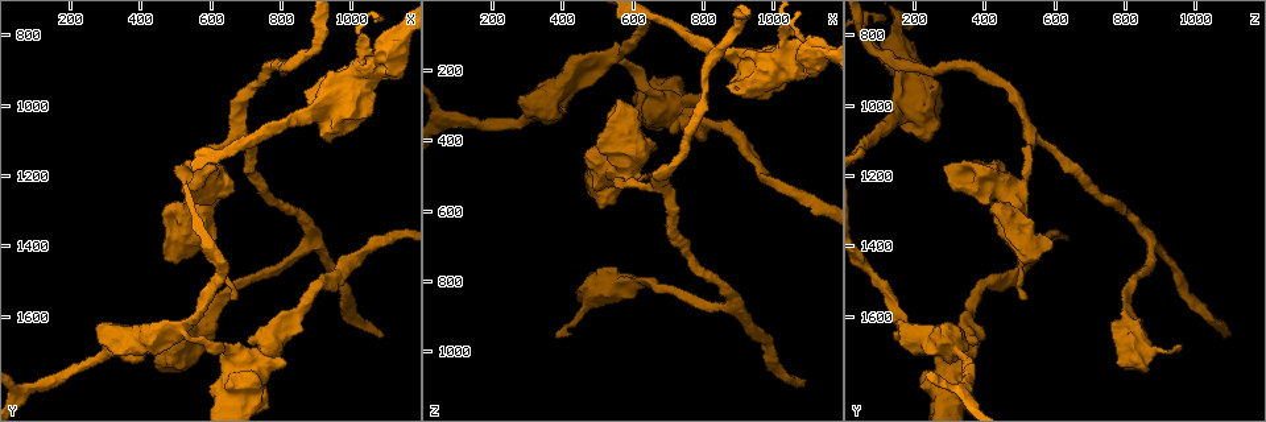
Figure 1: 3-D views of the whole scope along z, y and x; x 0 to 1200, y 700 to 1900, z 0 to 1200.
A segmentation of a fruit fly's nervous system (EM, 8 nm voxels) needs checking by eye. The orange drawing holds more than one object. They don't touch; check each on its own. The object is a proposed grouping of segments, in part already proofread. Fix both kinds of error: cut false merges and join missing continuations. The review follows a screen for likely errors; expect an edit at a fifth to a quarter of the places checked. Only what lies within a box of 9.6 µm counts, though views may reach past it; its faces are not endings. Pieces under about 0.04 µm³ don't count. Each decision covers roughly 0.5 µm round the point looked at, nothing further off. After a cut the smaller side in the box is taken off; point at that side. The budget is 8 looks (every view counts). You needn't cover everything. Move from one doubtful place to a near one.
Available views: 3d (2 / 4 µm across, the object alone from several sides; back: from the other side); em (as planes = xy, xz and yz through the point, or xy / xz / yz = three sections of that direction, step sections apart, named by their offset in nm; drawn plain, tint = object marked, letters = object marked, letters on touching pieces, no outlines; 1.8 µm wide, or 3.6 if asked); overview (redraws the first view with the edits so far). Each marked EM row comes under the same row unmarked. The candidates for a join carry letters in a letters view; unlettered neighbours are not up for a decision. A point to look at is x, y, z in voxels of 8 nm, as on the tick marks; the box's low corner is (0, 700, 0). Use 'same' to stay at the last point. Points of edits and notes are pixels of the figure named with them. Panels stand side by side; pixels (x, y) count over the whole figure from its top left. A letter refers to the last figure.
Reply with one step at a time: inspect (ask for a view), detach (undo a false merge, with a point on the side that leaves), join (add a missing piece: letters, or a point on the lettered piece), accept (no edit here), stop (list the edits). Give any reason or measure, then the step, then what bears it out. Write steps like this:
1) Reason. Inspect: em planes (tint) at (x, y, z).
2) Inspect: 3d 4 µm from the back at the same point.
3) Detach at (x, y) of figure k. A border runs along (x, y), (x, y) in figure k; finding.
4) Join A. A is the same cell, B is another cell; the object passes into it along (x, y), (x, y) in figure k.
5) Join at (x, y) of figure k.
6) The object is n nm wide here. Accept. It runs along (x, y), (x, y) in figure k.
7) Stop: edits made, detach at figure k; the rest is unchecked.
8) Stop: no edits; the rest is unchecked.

An open end. Inspect: 3d 2 µm at (1090, 1650, 1080).

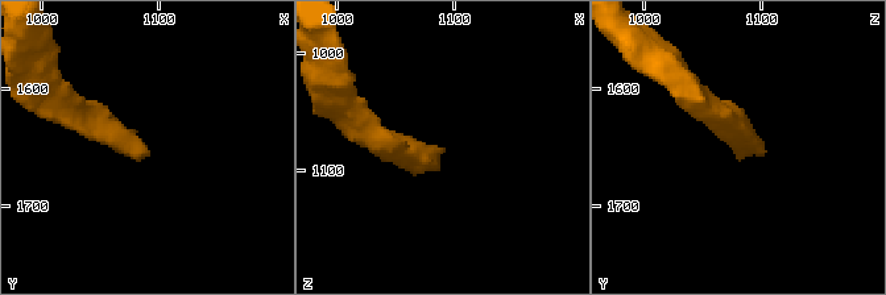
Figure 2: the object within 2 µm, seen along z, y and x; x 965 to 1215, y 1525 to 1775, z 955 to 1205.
Shape alone is not enough. Inspect: em planes (letters) at (1088, 1658, 1082).

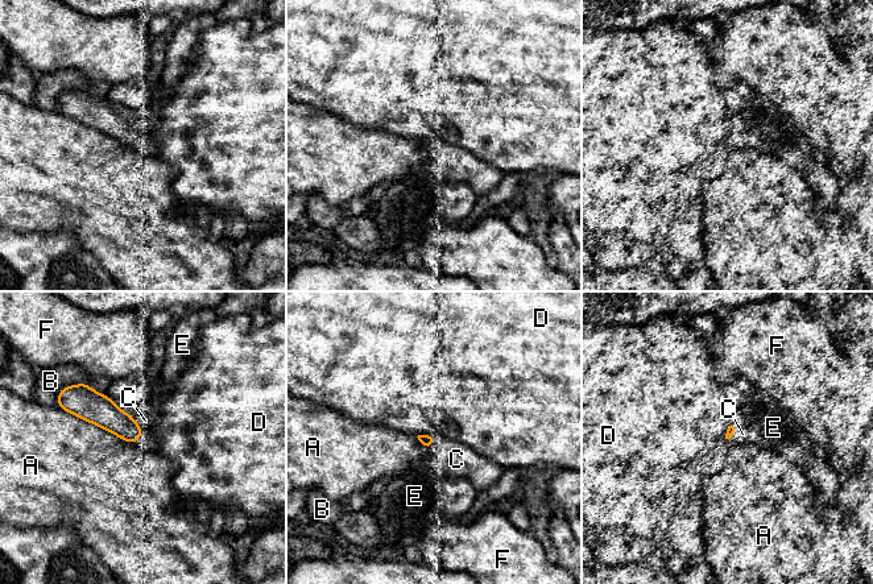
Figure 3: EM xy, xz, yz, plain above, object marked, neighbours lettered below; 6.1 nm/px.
The longest contact is with A, 550 nm. Join C. C is the same cell, A, B, D, E and F are other cells; the cell continues.

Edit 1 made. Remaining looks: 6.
Redraw. Inspect: overview.

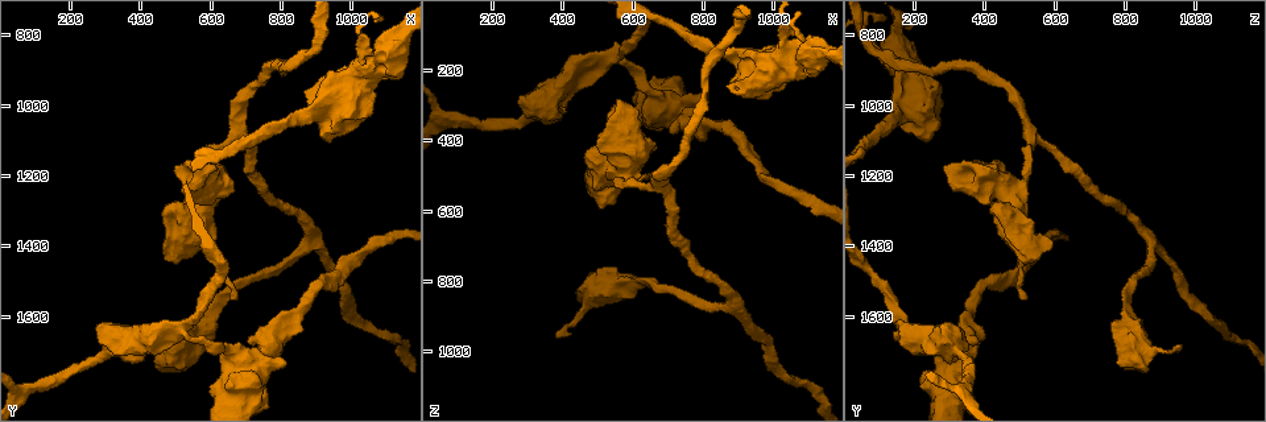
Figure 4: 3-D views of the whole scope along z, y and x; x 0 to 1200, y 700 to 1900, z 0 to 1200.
Calibre changes. Inspect: 3d 4 µm at (680, 1710, 270).

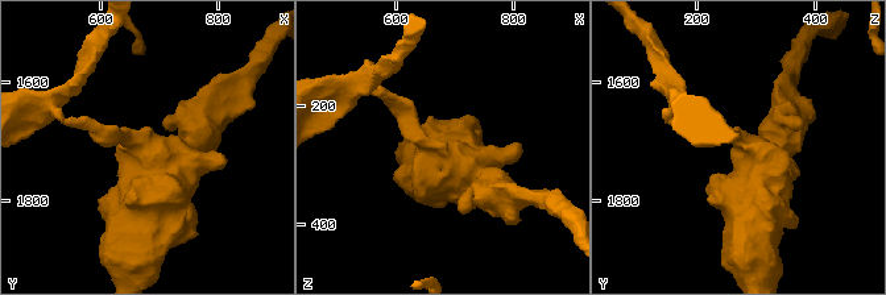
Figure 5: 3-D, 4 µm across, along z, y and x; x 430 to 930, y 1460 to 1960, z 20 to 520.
Inspect: em planes (letters) at (675, 1710, 280).

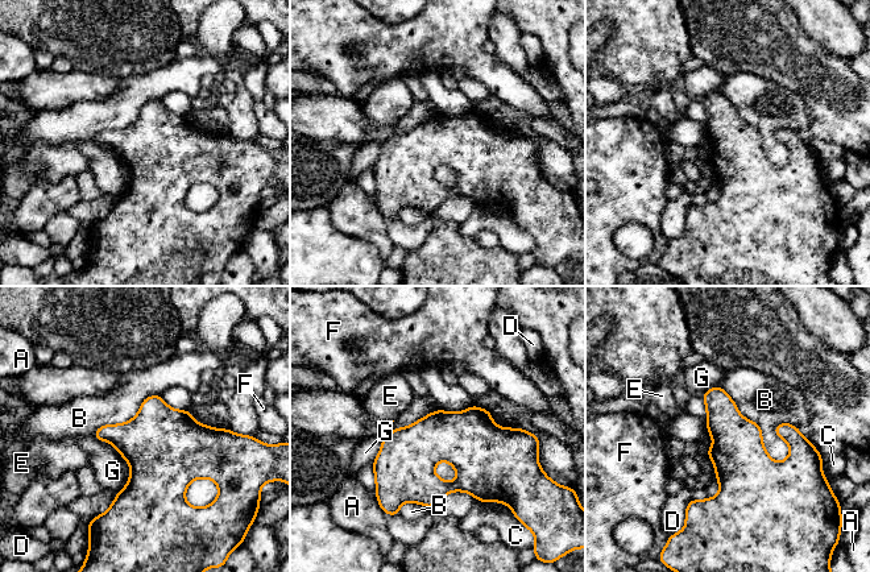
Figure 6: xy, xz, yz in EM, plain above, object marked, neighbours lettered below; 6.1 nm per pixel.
Accept. A, B, C, D, E, F and G are other cells; a border runs along (160, 394), (92, 436) in figure 6; continuous, no second cell.

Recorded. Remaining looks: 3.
An open end. Inspect: em xy step 16 (tint) at (900, 940, 260).

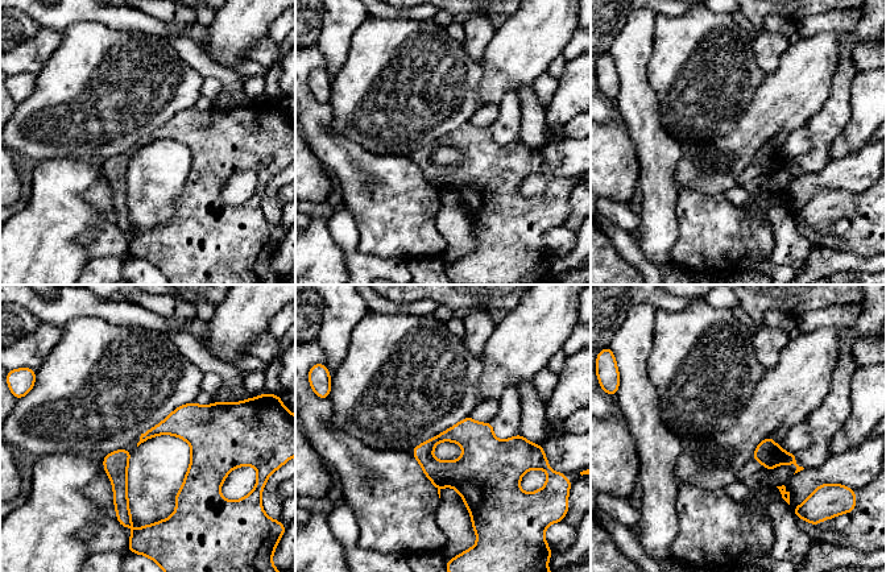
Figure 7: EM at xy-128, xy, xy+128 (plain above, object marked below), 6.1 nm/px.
Cut it another way. Inspect: em xz step 16 (letters) at the same point.

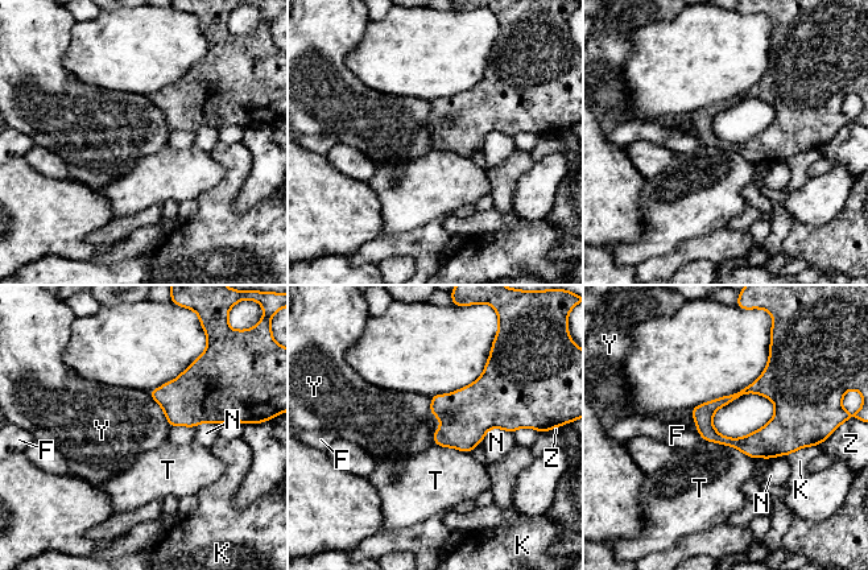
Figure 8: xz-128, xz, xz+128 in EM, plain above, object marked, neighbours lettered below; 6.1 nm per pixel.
Accept. F, K, N, T, Y and Z are other cells; a border runs along (148, 392), (172, 426) in figure 8; no lettered piece goes on from it.

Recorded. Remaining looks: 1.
Stop: edits made, join at figure 3; the rest is unchecked.

